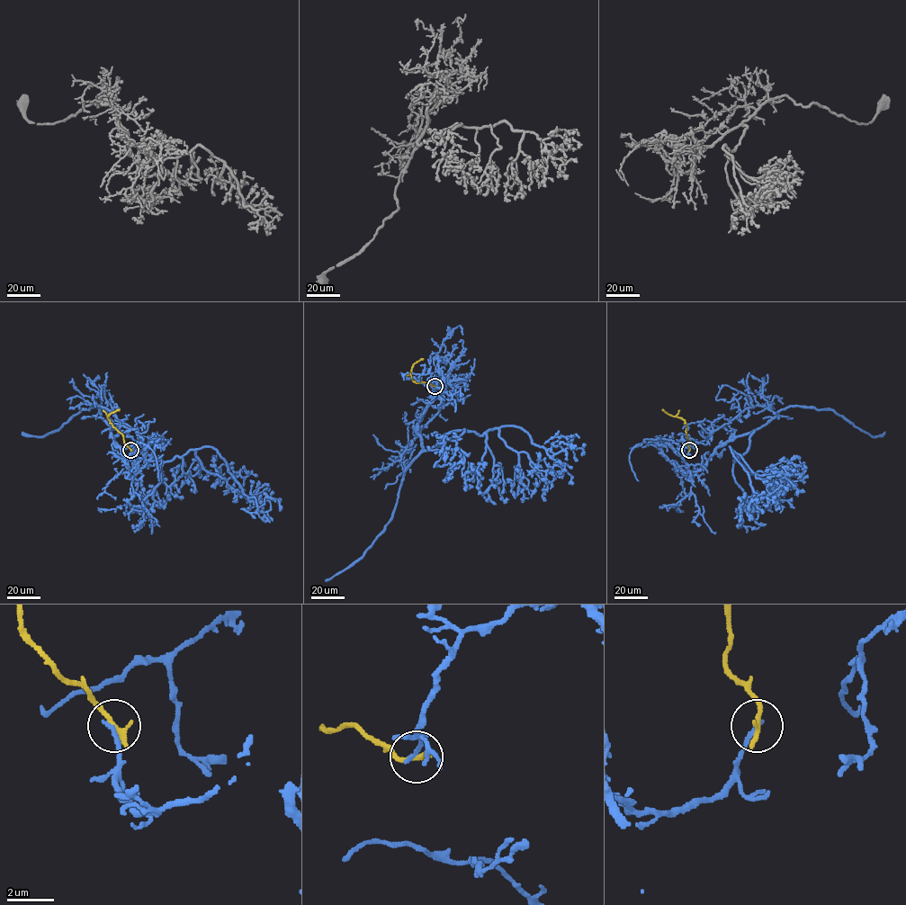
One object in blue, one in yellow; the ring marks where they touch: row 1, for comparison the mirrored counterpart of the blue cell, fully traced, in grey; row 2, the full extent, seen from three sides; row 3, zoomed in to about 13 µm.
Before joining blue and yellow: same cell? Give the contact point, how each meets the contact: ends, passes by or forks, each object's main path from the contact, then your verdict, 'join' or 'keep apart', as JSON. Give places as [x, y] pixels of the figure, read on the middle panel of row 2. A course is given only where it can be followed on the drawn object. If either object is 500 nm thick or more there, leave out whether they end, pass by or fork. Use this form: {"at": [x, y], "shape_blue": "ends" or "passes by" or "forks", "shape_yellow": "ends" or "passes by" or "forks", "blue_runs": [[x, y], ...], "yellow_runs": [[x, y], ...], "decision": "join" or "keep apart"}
{"at": [435, 386], "shape_blue": "ends", "shape_yellow": "ends", "blue_runs": [[434, 386], [449, 380], [418, 423], [424, 450], [452, 432], [505, 426], [551, 457], [574, 446], [559, 444]], "yellow_runs": [[435, 386], [412, 380], [413, 365], [423, 359]], "decision": "keep apart"}

